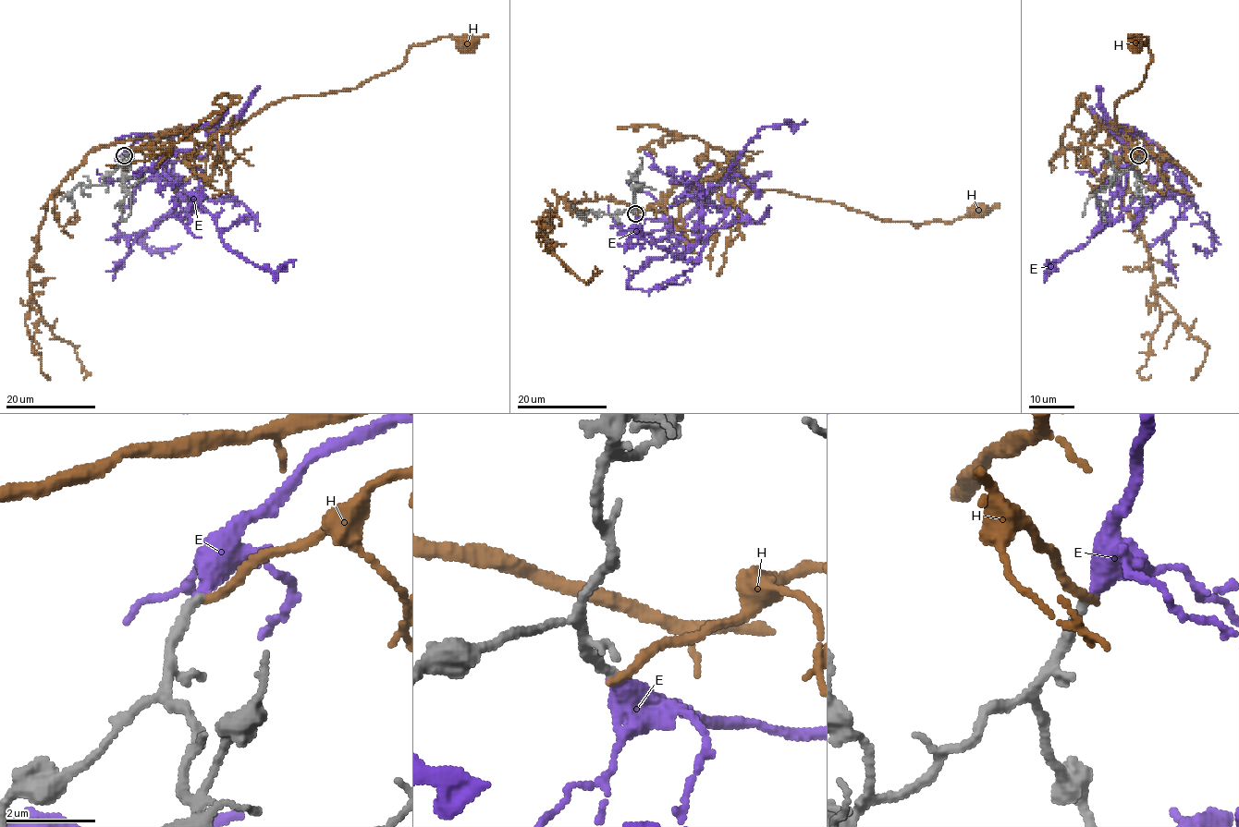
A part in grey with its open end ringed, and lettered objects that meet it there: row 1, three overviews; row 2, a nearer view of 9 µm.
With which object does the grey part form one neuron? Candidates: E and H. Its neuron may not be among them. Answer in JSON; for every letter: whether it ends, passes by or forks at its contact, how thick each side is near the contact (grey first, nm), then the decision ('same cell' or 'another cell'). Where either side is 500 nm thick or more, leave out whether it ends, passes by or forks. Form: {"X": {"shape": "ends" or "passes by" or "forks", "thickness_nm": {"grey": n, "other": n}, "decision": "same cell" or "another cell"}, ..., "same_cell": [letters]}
{"E": {"shape": "ends", "thickness_nm": {"grey": 240, "other": 360}, "decision": "same cell"}, "H": {"shape": "ends", "thickness_nm": {"grey": 240, "other": 190}, "decision": "another cell"}, "same_cell": ["E"]}

